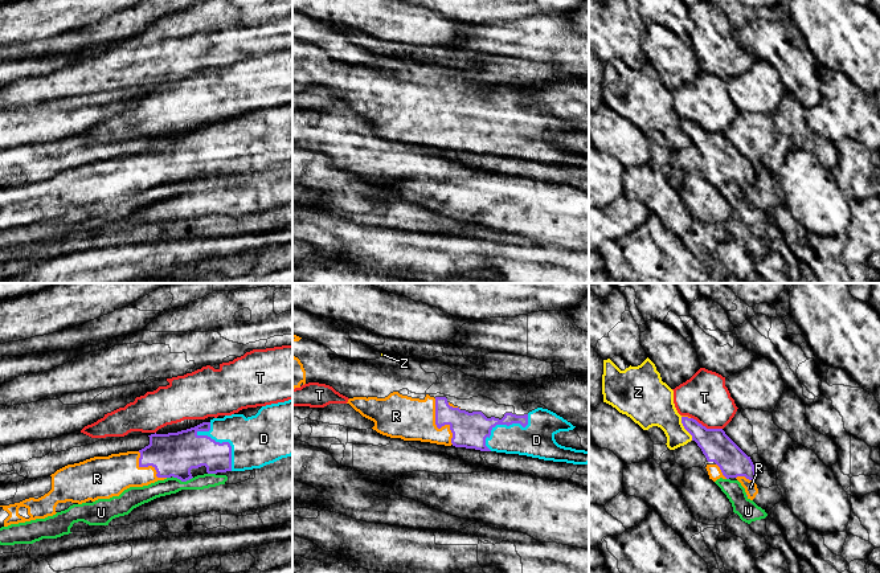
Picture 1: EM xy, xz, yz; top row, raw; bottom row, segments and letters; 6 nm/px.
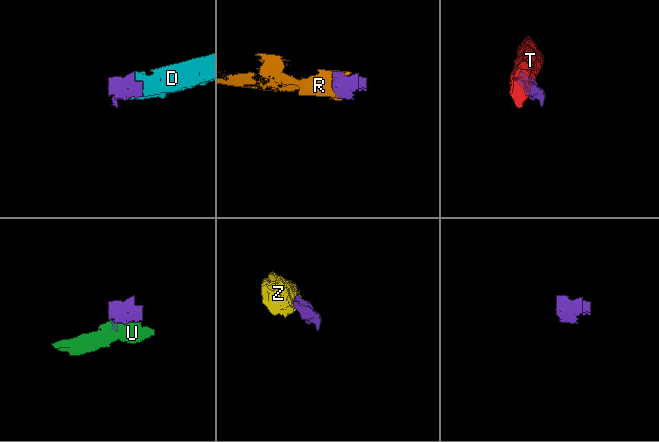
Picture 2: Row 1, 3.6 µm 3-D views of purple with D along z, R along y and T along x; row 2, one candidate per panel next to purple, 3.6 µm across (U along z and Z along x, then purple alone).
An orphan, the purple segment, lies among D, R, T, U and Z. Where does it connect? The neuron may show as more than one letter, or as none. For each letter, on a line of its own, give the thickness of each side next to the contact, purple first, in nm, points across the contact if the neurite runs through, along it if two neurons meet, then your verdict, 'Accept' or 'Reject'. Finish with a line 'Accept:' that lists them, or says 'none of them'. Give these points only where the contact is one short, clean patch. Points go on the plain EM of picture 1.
D: Thickness 260 nm (purple) against 300 nm. Accept
R: Thickness 220 nm (purple) against 260 nm. Accept
T: Thickness 180 nm (purple) against 300 nm. Reject
U: Thickness 280 nm (purple) against 100 nm. Boundary: xy (172, 179), (181, 184), (192, 181). Reject
Z: Thickness 180 nm (purple) against 280 nm. Boundary: yz (680, 121), (683, 131), (692, 143). Reject
Accept: D, R

